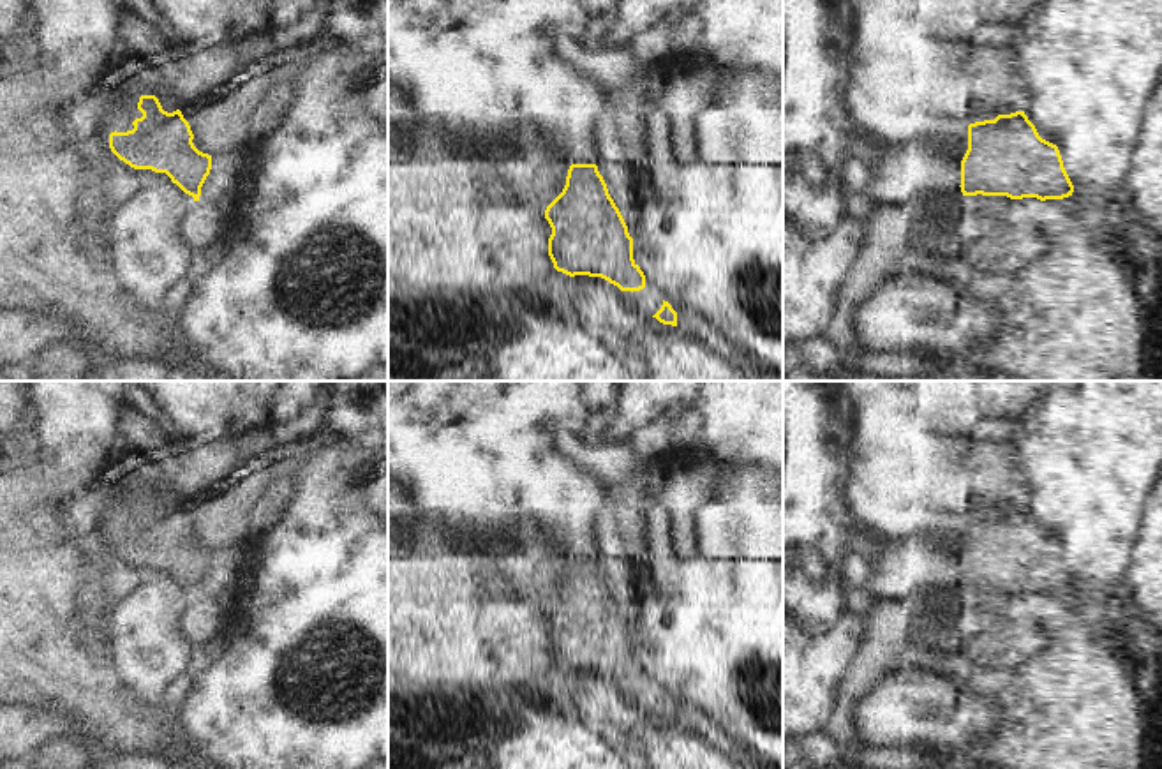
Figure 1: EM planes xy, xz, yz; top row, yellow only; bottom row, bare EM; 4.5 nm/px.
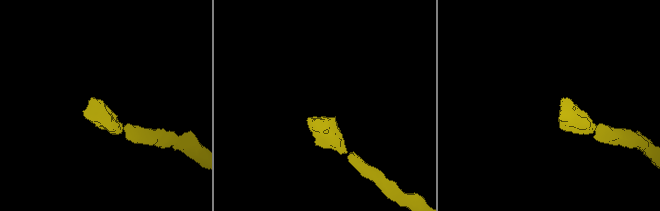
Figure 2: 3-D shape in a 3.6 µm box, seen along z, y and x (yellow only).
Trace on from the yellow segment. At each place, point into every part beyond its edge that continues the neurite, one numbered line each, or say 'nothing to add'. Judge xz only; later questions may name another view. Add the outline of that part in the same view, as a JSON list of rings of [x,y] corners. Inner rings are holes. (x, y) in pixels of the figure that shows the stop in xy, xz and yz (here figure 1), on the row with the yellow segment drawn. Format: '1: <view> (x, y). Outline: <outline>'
nothing to add.

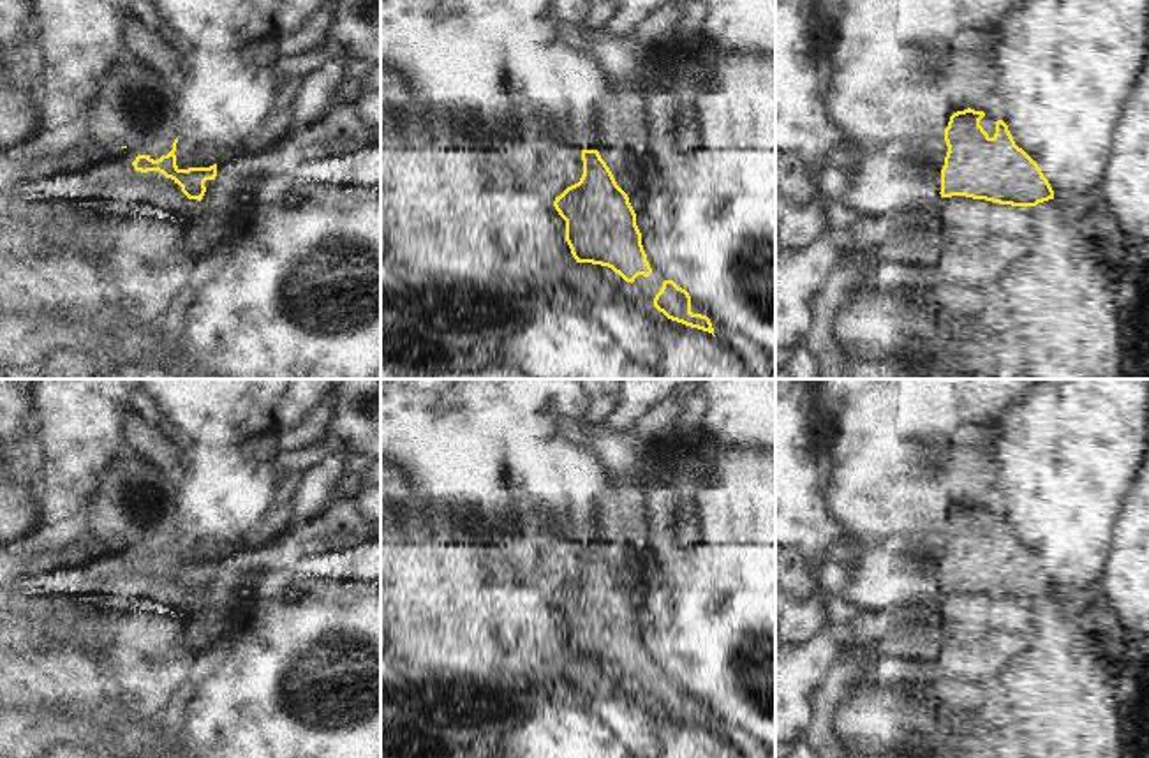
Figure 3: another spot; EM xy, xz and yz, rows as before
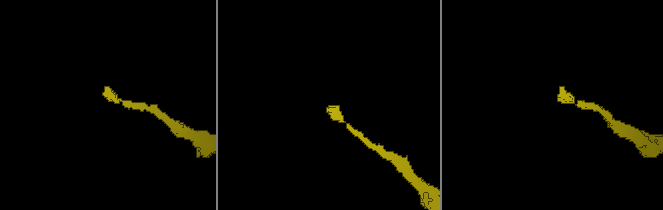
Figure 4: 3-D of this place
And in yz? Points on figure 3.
1: yz (993, 108). Outline: [[[994,92],[985,97],[985,116],[980,120],[980,125],[989,137],[994,137],[997,120],[1001,120],[1001,104],[997,93]]]

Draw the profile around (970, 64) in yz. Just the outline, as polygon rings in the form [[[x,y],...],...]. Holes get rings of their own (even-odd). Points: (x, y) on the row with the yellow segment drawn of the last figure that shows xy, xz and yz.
[[[982,51],[955,53],[952,56],[952,71],[959,78],[983,78],[983,65],[989,62],[989,56]]]

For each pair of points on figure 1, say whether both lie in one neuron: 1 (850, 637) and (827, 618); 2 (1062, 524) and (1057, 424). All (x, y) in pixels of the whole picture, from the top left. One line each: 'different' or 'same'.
1: different
2: same

